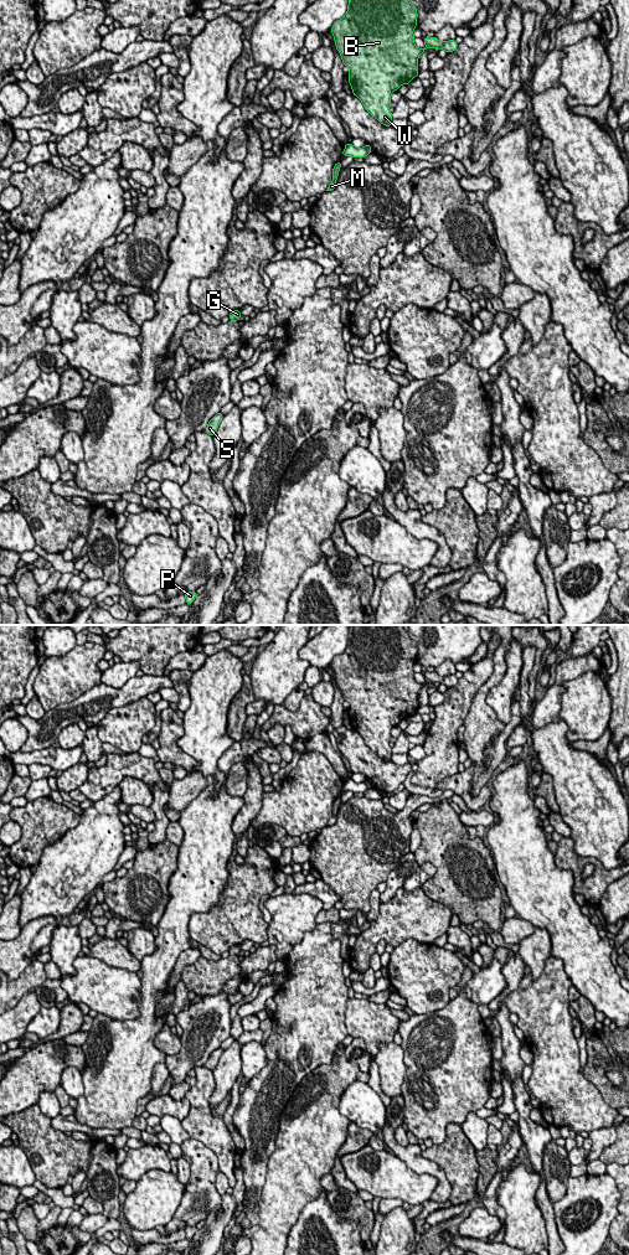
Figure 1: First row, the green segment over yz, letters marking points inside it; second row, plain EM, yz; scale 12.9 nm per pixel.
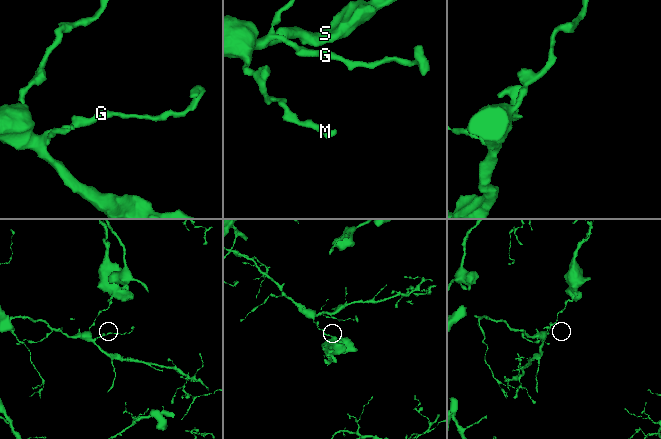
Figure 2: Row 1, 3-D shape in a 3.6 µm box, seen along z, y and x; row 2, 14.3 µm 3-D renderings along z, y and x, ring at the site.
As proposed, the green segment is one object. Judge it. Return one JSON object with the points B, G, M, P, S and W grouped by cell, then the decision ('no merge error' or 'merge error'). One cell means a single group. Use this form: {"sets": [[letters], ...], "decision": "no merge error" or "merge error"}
{"sets": [["B", "W"], ["G", "M", "P", "S"]], "decision": "merge error"}

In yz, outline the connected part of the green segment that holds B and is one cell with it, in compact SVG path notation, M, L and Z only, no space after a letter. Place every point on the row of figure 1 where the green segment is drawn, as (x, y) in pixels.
M349 0L347 12L330 30L342 63L350 71L347 77L352 94L385 126L391 126L393 120L391 94L418 76L418 57L428 48L438 47L449 53L458 47L455 40L439 41L435 36L426 36L426 47L418 48L413 36L417 17L417 7L409 0Z

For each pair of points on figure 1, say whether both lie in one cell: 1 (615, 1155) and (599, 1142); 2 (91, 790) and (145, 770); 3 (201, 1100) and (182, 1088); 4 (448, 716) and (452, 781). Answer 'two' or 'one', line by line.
1: two
2: one
3: two
4: two

